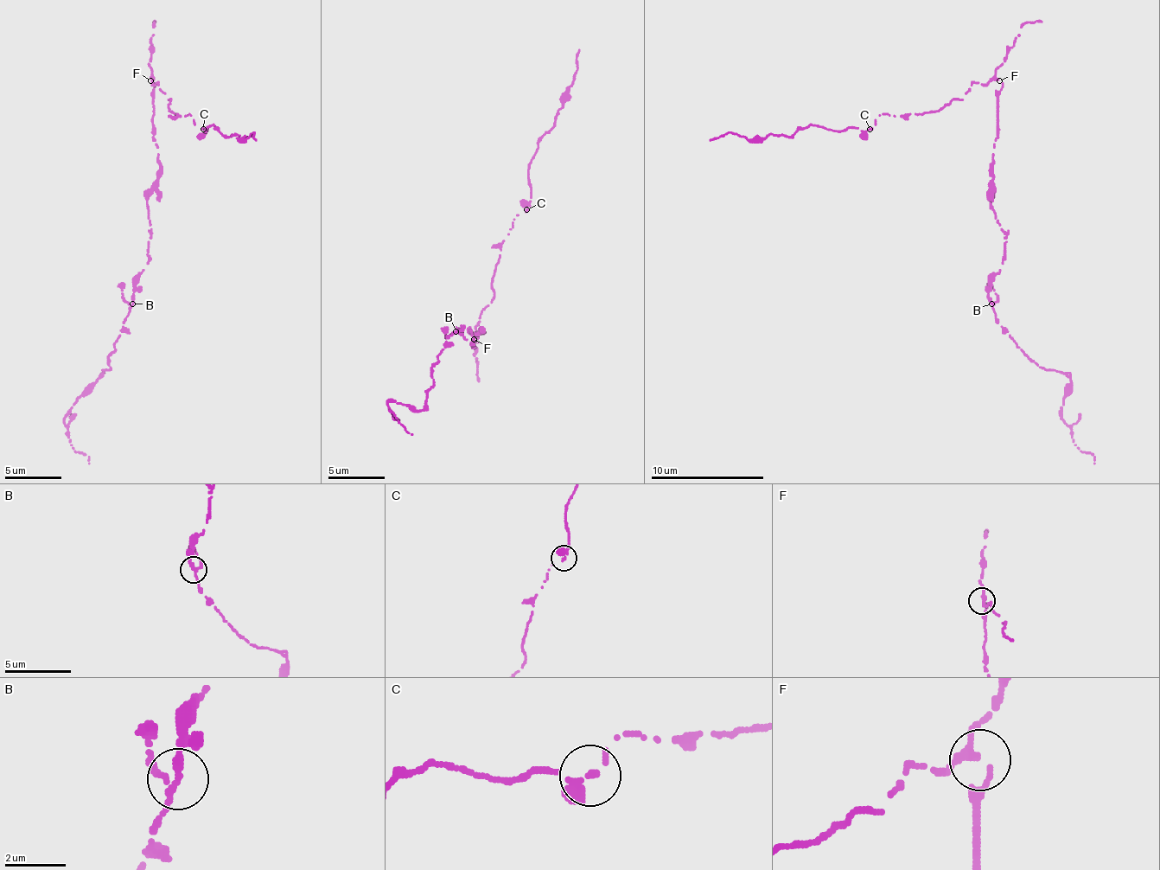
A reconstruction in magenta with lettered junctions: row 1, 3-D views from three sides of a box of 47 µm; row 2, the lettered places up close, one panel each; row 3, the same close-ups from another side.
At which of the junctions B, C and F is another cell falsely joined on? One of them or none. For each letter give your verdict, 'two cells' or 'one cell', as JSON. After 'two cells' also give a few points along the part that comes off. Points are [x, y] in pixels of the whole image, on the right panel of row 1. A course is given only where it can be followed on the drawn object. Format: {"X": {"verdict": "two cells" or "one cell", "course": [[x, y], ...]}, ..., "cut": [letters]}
{"B": {"verdict": "one cell"}, "C": {"verdict": "one cell"}, "F": {"verdict": "one cell"}, "cut": []}

